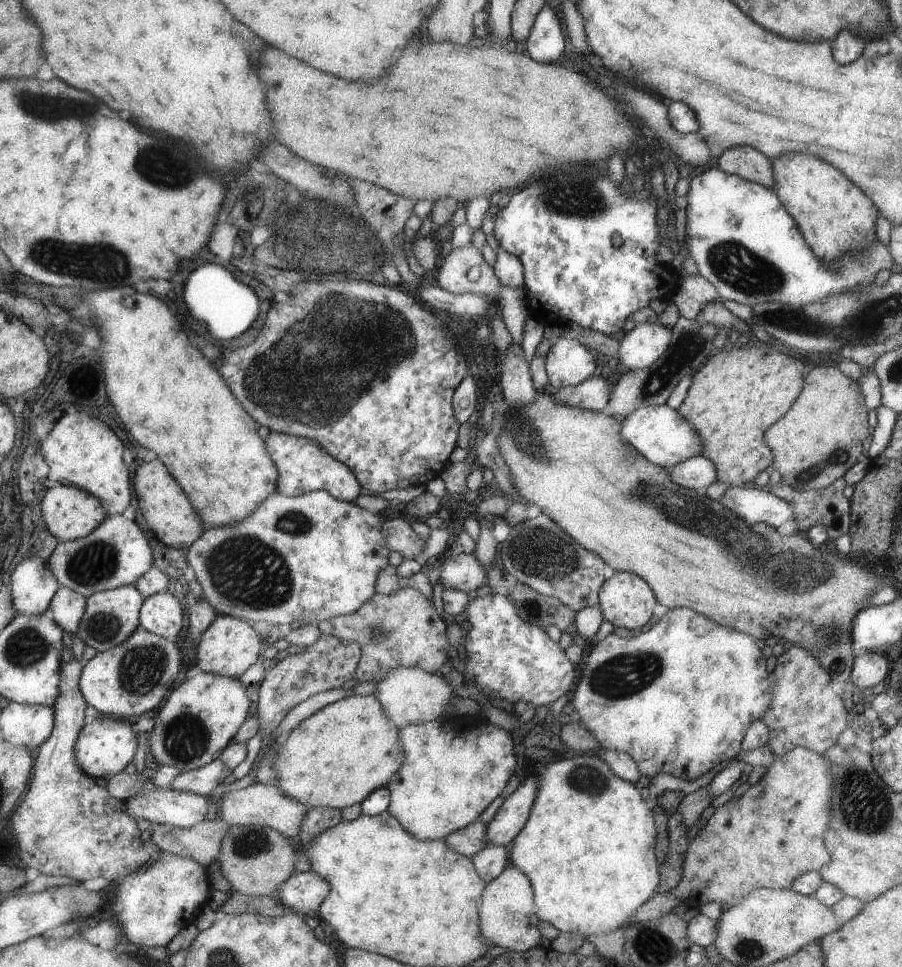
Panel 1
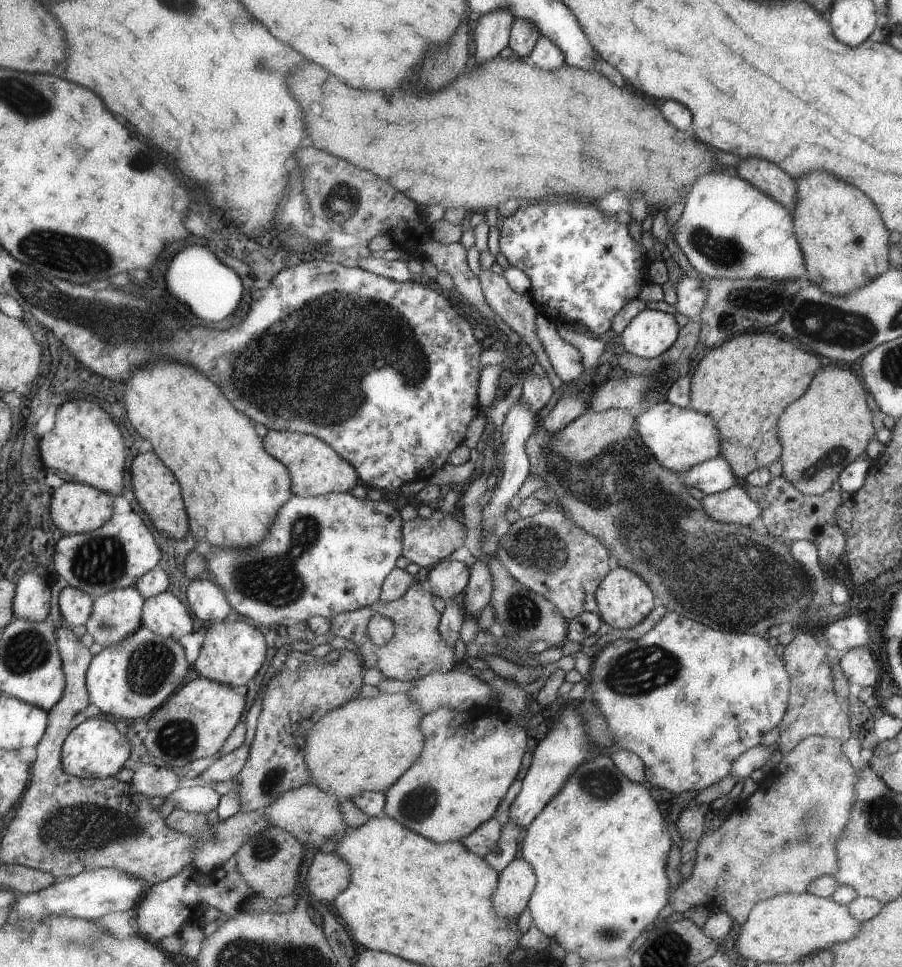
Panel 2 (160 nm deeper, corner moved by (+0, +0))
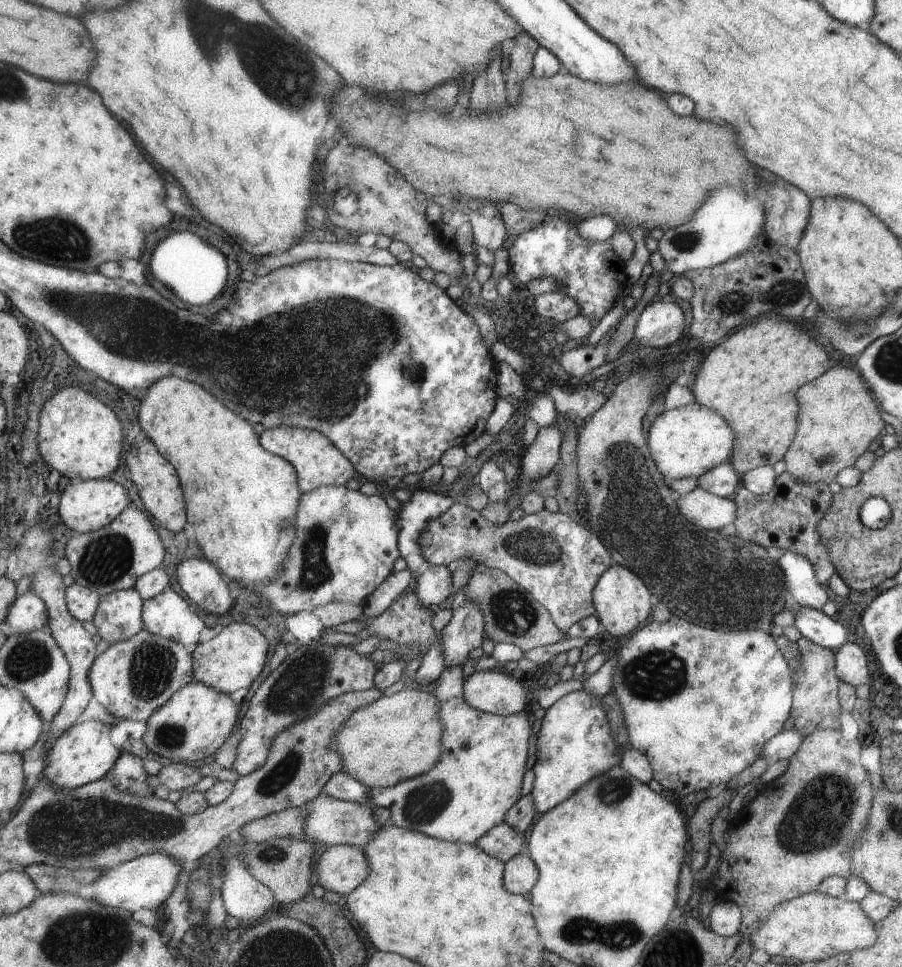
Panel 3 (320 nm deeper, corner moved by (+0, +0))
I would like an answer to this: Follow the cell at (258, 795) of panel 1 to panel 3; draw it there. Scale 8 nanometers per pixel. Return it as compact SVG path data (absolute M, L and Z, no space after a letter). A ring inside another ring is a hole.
M323 791L311 800L309 810L306 803L301 808L306 812L306 817L302 826L302 831L306 836L305 840L311 843L331 845L357 845L362 847L367 844L373 835L383 826L390 827L392 820L387 819L381 826L373 819L375 808L369 803L352 803L334 799L326 795Z

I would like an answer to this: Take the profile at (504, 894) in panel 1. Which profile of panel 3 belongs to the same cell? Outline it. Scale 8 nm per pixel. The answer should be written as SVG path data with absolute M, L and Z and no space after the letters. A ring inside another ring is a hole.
M518 854L504 862L504 887L514 895L529 894L539 878L539 870L530 857Z

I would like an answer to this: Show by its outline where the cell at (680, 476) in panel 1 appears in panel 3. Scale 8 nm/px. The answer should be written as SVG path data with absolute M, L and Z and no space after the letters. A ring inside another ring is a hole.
M718 464L704 475L697 477L697 487L717 495L731 498L741 485L740 475L727 464Z

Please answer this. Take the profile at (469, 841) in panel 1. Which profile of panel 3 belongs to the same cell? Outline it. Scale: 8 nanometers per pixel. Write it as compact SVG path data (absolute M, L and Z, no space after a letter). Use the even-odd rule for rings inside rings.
M501 822L477 839L475 844L489 856L496 857L504 863L521 852L523 835L521 831Z

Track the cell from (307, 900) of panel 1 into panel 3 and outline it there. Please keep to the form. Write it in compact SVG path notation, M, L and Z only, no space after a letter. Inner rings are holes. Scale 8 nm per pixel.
M331 845L317 861L317 883L340 895L359 887L368 872L368 857L357 845Z

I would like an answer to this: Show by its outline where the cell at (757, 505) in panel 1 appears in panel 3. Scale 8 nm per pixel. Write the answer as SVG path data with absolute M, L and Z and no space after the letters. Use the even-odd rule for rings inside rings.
M699 487L677 496L677 504L685 518L699 528L719 530L736 515L735 503L731 498L718 497Z

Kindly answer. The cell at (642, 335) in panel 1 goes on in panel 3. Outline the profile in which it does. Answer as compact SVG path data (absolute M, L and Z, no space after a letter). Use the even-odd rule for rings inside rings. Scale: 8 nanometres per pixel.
M650 302L639 313L633 338L649 348L669 347L683 332L683 312L675 302Z

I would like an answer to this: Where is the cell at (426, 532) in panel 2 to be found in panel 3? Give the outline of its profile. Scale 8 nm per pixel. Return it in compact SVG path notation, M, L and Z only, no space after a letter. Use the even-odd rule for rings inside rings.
M457 503L449 507L447 511L436 519L428 522L424 534L419 540L420 552L431 565L443 565L444 567L457 559L473 559L476 563L485 564L490 569L499 569L508 573L521 588L532 594L537 602L544 605L551 614L552 620L562 632L568 630L572 624L586 616L596 612L592 601L592 590L597 579L611 566L611 553L608 551L587 528L577 523L575 516L550 513L544 508L539 512L531 513L503 524L496 525L481 522L481 516L465 505Z

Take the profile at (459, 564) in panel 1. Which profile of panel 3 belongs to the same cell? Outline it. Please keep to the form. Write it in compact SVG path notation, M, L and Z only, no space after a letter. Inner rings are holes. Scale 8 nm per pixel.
M429 564L422 574L416 575L410 589L426 607L439 606L453 592L451 574L443 565Z

